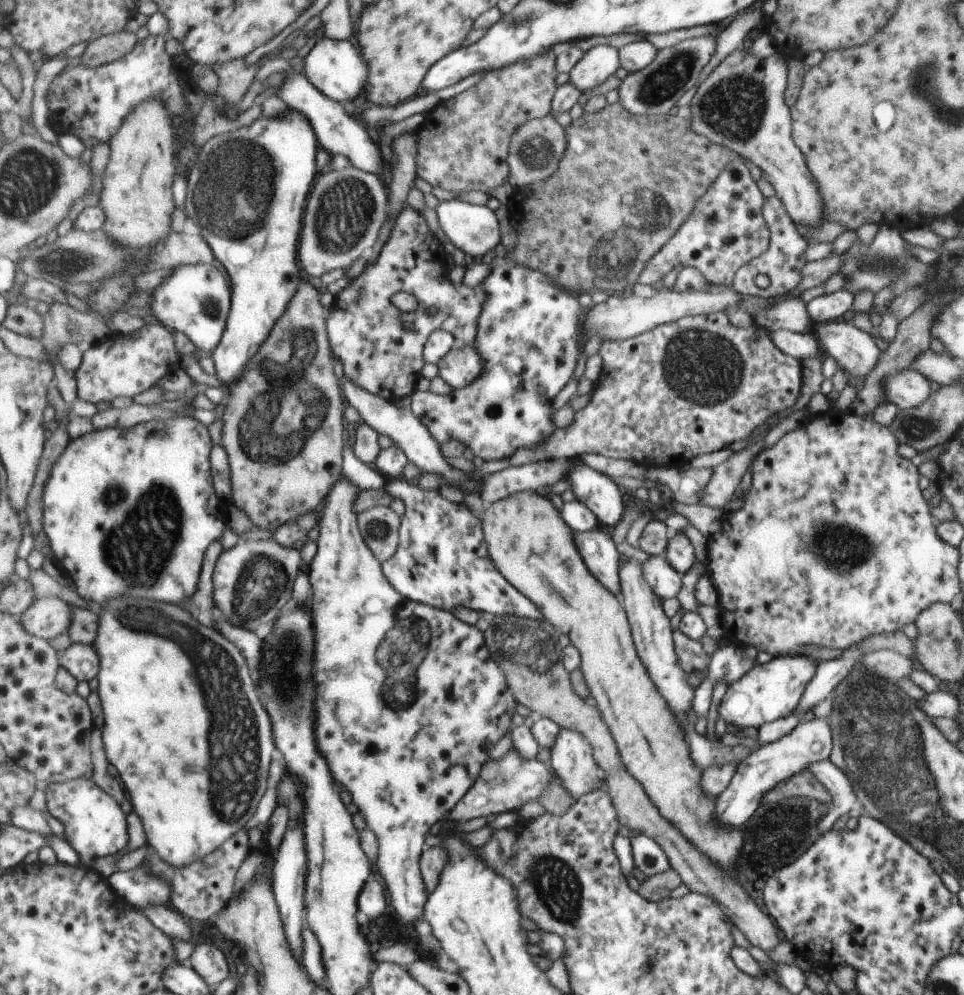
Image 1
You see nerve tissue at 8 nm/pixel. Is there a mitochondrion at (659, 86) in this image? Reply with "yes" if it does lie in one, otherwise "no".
yes

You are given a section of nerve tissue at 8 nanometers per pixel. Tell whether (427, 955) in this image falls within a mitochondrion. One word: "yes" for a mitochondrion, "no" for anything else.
no

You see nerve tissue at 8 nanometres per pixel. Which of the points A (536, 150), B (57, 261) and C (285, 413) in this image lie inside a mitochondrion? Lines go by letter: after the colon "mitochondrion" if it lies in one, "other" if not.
A: mitochondrion
B: mitochondrion
C: mitochondrion

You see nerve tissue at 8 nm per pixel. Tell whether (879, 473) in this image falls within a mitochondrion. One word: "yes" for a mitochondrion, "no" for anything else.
no

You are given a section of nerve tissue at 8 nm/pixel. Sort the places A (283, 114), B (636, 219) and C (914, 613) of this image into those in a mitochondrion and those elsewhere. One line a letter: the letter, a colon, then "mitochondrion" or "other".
A: other
B: mitochondrion
C: other

